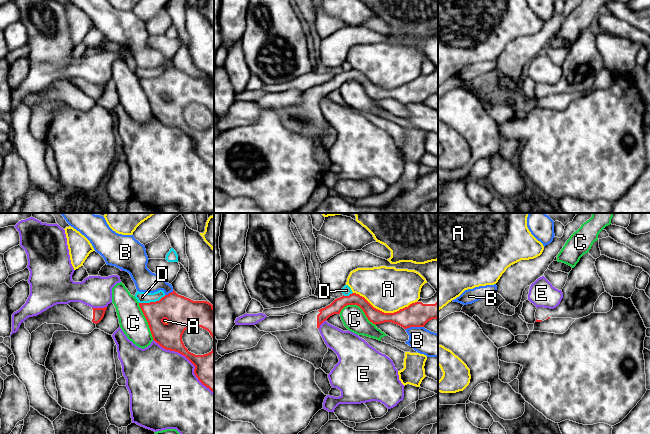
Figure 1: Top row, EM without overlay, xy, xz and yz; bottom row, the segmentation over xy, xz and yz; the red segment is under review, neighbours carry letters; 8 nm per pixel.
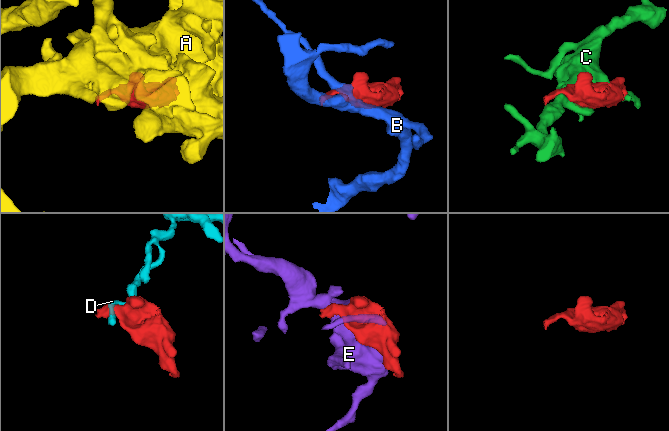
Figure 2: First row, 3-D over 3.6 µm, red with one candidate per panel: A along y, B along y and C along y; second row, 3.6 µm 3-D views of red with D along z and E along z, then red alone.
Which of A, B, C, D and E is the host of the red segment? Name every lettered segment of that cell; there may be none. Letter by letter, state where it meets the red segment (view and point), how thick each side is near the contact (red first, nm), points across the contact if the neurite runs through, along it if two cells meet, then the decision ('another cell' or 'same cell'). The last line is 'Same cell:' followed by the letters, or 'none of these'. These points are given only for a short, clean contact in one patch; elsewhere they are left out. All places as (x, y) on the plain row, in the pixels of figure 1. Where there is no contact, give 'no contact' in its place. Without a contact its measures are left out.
A: meets red in xz at (385, 89); 190 nm thick on the red side, 360 nm on the other; another cell
B: meets red in xz at (414, 102); 200 nm thick on the red side, 200 nm on the other; another cell
C: meets red in xz at (359, 82); 120 nm thick on the red side, 190 nm on the other; another cell
D: meets red in xy at (152, 78); 260 nm thick on the red side, 100 nm on the other; another cell
E: meets red in xy at (188, 135); 280 nm thick on the red side, 480 nm on the other; another cell
Same cell: none of these

